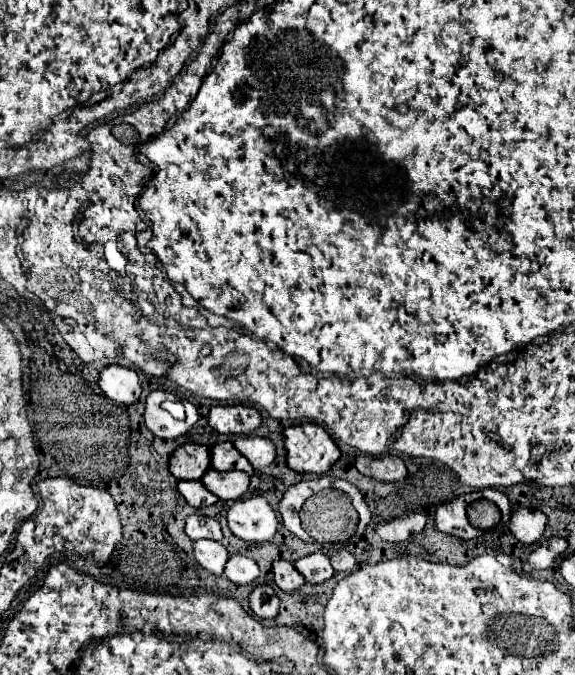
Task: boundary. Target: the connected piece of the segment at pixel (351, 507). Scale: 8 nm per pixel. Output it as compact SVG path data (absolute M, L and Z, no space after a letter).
M330 477L330 485L332 487L322 489L316 495L312 495L300 509L300 519L302 519L304 531L314 541L320 541L320 543L338 543L338 541L350 539L358 529L360 515L370 515L362 493L354 485L350 485L344 479L334 479L332 481L332 477Z

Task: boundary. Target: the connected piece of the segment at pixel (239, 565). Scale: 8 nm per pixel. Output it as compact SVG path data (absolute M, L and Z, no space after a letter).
M230 555L228 563L224 567L224 575L236 583L236 585L250 585L258 579L260 571L256 561L244 557L244 555Z

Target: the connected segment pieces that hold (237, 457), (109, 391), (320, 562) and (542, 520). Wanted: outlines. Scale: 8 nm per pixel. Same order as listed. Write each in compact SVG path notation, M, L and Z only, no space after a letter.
M216 443L210 447L210 467L216 471L230 471L238 469L248 475L254 473L252 465L244 455L240 455L232 443Z
M108 365L100 369L98 379L100 389L106 397L110 397L116 403L132 405L140 397L140 379L134 369L122 367L122 365Z
M324 553L306 555L306 557L298 559L294 565L304 575L304 579L310 583L324 583L326 579L330 579L334 575L334 569L328 561L328 555L324 555Z
M512 509L510 521L508 521L508 529L510 533L522 541L522 543L536 543L542 539L546 527L546 515L540 511L532 511L532 509Z

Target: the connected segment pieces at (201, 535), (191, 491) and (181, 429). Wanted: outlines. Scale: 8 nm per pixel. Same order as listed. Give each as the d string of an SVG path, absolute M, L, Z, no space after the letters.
M190 515L186 519L186 535L196 541L196 539L212 539L220 541L222 539L222 529L216 519L204 517L204 515Z
M178 481L178 491L186 499L186 503L196 509L214 505L218 501L218 497L210 493L200 481Z
M156 389L146 397L146 409L144 409L144 419L146 419L146 427L160 439L176 439L186 435L194 423L198 421L198 409L190 403L184 401L186 407L186 419L178 421L174 419L170 413L166 413L160 405L162 401L172 399L172 393L166 389Z

